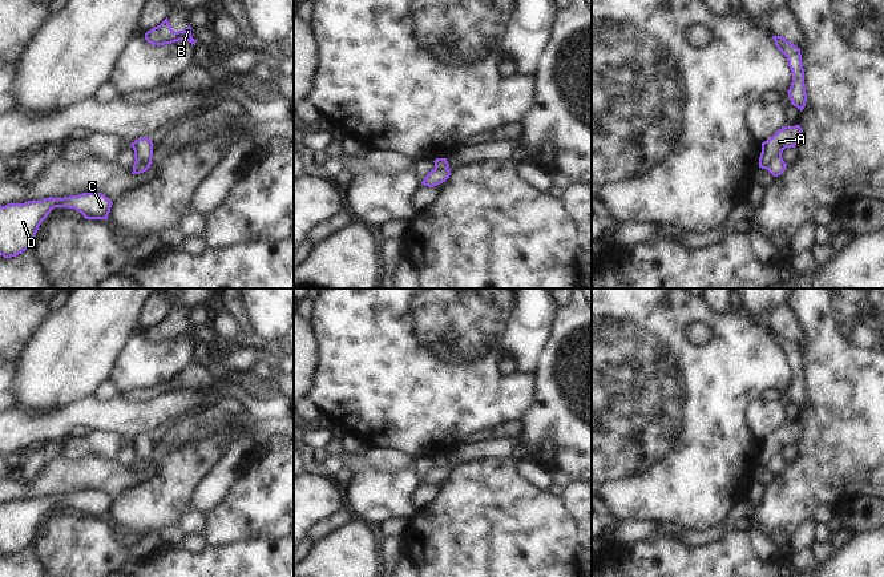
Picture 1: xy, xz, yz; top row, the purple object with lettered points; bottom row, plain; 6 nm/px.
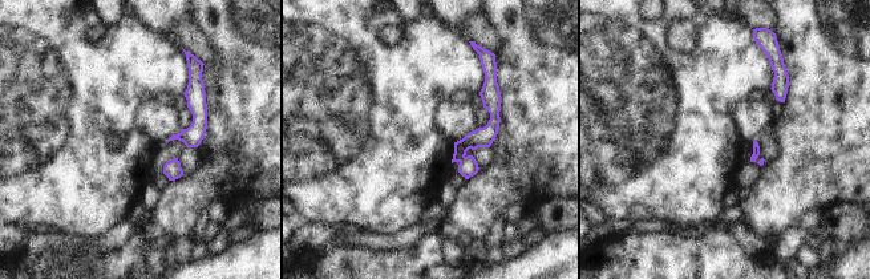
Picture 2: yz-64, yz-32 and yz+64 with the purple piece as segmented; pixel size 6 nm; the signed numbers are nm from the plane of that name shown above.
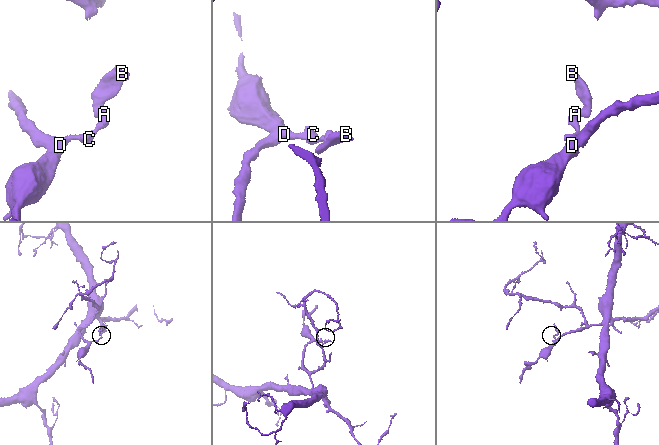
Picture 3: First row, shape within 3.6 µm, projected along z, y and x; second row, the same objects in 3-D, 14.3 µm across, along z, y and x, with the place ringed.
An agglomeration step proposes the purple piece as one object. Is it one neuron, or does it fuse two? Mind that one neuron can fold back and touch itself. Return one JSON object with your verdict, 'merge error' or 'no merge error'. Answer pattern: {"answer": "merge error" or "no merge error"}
{"answer": "merge error"}

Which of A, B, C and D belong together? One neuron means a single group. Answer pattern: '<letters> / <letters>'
A B / C D

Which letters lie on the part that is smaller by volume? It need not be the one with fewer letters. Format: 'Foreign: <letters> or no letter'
Foreign: A, B

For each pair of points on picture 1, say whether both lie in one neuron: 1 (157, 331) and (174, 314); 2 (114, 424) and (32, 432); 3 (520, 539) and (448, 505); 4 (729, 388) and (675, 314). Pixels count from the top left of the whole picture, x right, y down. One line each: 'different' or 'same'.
1: same
2: same
3: same
4: same

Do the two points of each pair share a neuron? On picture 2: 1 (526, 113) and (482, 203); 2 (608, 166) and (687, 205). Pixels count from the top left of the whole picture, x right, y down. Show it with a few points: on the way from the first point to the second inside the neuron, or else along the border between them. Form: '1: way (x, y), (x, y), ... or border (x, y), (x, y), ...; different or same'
1: way (526, 136), (526, 160), (505, 181); same
2: way (628, 186), (634, 191), (667, 191); same

